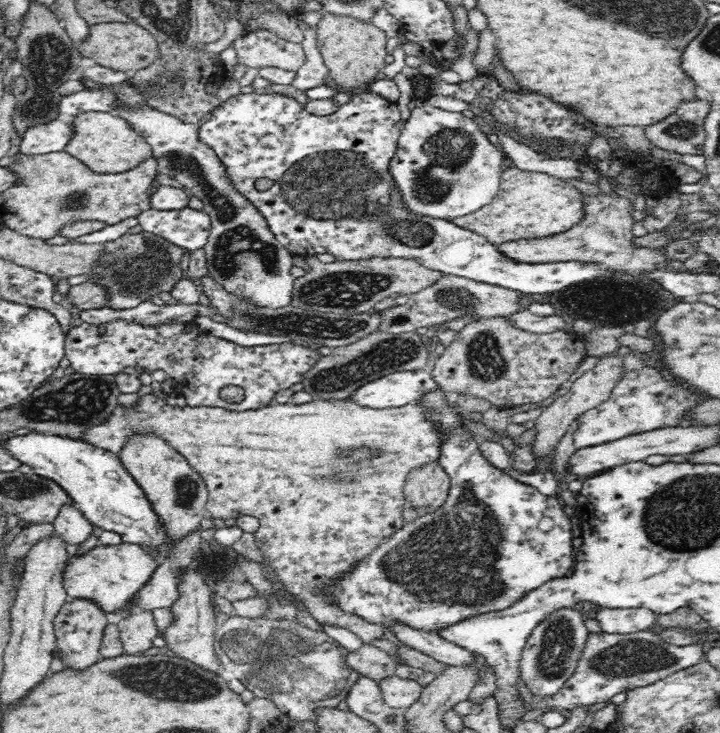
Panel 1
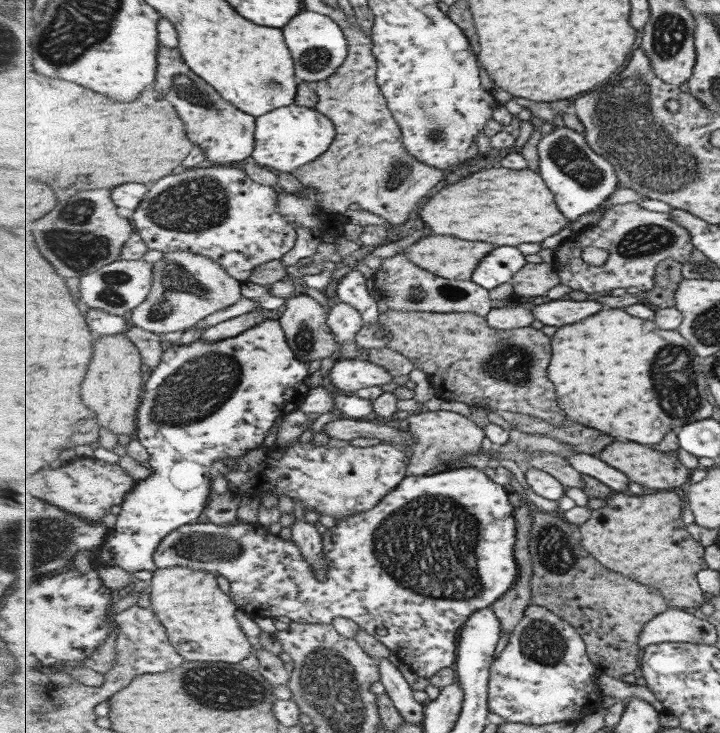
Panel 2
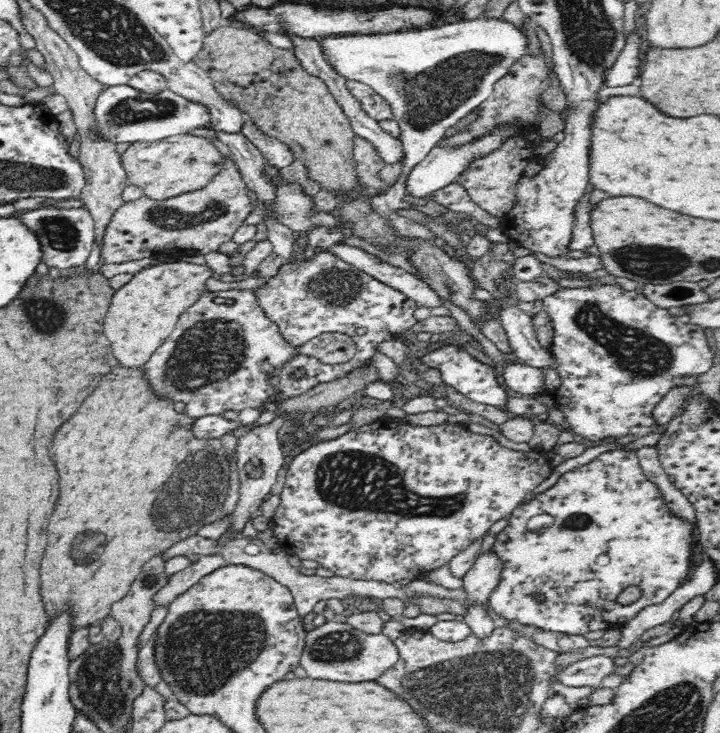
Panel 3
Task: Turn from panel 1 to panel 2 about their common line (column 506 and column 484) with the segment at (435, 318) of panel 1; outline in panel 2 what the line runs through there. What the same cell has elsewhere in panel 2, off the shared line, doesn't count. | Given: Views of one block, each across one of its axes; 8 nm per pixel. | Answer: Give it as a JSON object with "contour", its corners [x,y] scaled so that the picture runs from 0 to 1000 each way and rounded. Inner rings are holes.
{"contour":[[[560,341],[544,351],[539,351],[531,356],[529,364],[515,377],[522,398],[526,405],[535,411],[540,422],[553,424],[574,426],[606,426],[606,427],[631,427],[631,426],[653,426],[668,431],[676,431],[685,422],[685,412],[679,407],[679,394],[671,393],[671,389],[663,387],[656,381],[651,382],[624,382],[604,372],[596,371],[593,367],[578,362],[575,356],[565,349],[565,341]]]}

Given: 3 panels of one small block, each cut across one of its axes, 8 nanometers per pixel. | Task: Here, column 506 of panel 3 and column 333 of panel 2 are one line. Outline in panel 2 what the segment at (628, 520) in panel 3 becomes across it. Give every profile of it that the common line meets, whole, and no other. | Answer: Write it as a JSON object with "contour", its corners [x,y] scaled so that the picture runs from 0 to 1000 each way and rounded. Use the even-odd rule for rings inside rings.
{"contour":[[[646,636],[600,648],[567,647],[525,692],[488,707],[468,708],[468,718],[447,730],[451,763],[461,769],[451,793],[440,790],[435,772],[421,761],[408,738],[393,737],[357,714],[326,718],[260,715],[224,737],[213,753],[213,767],[221,778],[251,772],[307,784],[319,795],[319,813],[326,824],[350,843],[379,846],[397,840],[418,851],[460,851],[471,840],[486,843],[538,880],[575,918],[597,926],[633,906],[632,870],[642,865],[653,840],[682,828],[719,795],[724,778],[718,757],[719,729],[707,666],[682,655],[671,640]]]}

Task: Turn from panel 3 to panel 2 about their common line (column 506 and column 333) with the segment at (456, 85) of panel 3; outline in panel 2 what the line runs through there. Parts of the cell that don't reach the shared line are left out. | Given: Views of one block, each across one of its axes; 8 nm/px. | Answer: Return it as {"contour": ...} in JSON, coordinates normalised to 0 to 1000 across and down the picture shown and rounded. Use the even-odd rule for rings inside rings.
{"contour":[[[422,12],[393,38],[399,64],[403,67],[411,90],[411,104],[417,112],[442,115],[469,97],[485,79],[485,56],[474,35],[446,18]]]}

